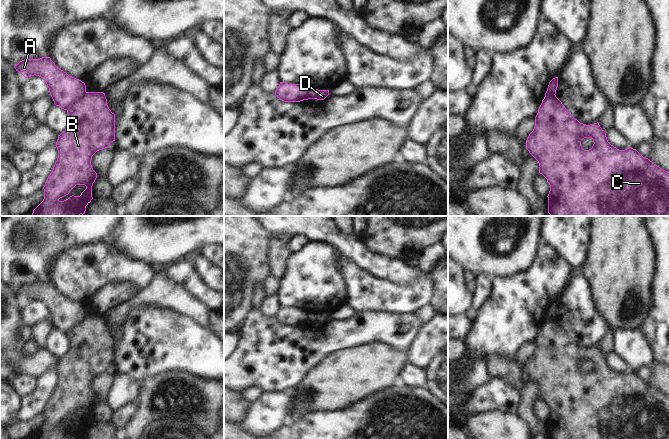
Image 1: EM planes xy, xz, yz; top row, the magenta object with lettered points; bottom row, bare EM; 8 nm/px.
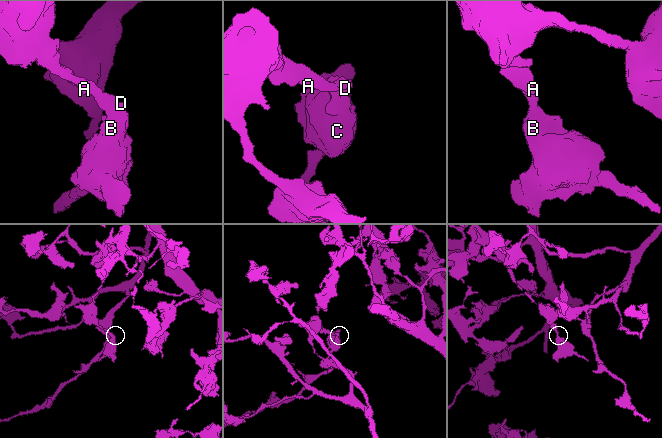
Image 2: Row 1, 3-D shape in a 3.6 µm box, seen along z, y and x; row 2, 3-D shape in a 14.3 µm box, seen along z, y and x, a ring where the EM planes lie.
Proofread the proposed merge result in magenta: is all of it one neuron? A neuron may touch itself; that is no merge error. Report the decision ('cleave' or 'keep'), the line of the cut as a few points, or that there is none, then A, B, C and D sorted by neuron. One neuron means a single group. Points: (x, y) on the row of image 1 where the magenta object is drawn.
cleave | xy (86, 92), (66, 109) | A / B C D

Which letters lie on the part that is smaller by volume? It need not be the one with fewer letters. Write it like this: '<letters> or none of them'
B, C, D

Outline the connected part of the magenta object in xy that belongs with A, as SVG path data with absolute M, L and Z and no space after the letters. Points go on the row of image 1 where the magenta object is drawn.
M50 57L24 59L14 68L25 78L34 75L43 78L54 104L64 110L78 102L86 93L85 83L58 68Z

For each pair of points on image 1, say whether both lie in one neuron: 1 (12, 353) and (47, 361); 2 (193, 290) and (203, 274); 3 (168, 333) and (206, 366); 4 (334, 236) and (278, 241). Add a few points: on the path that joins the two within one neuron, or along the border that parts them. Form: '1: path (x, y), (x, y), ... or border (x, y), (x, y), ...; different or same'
1: path (21, 361), (38, 361); same
2: border (191, 257), (191, 266), (196, 275), (213, 291); different
3: path (177, 342), (186, 346), (197, 357); same
4: border (275, 232), (289, 232), (291, 234); different

